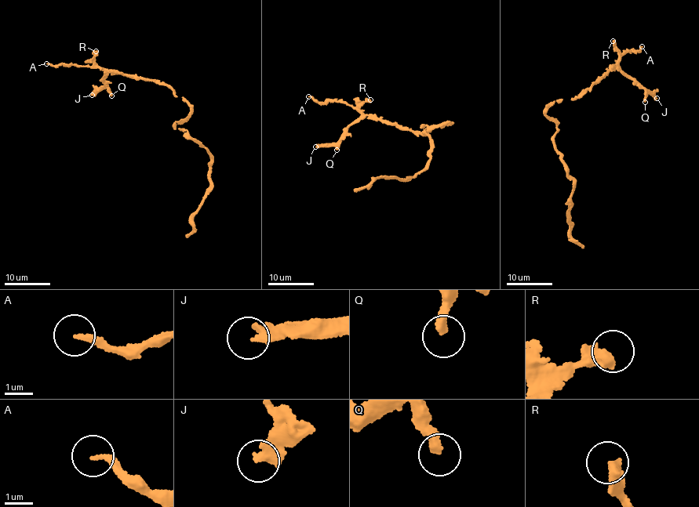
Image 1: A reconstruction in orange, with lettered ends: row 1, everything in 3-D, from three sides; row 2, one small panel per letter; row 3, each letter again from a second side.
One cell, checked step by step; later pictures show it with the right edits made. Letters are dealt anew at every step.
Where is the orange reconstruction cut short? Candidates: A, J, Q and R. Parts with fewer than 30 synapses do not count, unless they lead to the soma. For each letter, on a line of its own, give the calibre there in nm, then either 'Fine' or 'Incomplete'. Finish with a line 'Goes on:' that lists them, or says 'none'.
A: Thickness 170 nm. Fine
J: Thickness 320 nm. Incomplete
Q: Thickness 280 nm. Incomplete
R: Thickness 480 nm. Fine
Goes on: J, Q

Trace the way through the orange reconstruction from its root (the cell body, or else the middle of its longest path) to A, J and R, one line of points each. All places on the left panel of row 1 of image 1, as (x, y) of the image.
A: (191, 115), (185, 99), (173, 95), (172, 88), (167, 85), (95, 66), (46, 63)
J: (191, 115), (185, 99), (173, 95), (167, 85), (115, 72), (108, 71), (103, 79), (106, 82), (92, 95)
R: (191, 115), (185, 99), (173, 95), (172, 88), (167, 85), (102, 69), (96, 63), (96, 51)

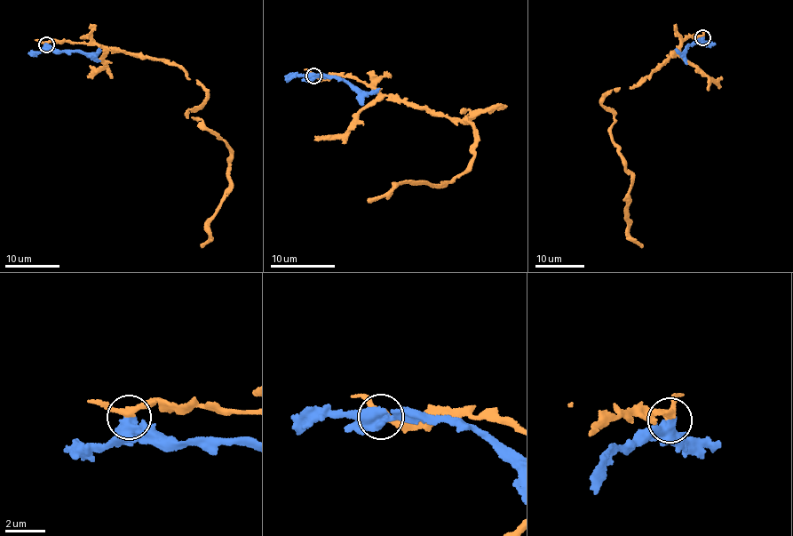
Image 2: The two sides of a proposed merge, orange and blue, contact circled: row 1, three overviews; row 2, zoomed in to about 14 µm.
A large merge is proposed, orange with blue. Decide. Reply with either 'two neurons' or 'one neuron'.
two neurons

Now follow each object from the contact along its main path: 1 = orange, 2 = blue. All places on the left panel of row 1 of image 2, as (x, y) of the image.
1: (45, 44), (99, 44), (180, 66), (202, 84), (204, 103), (188, 116), (231, 152), (230, 191), (202, 246)
2: (45, 44), (70, 53), (93, 54), (100, 49)

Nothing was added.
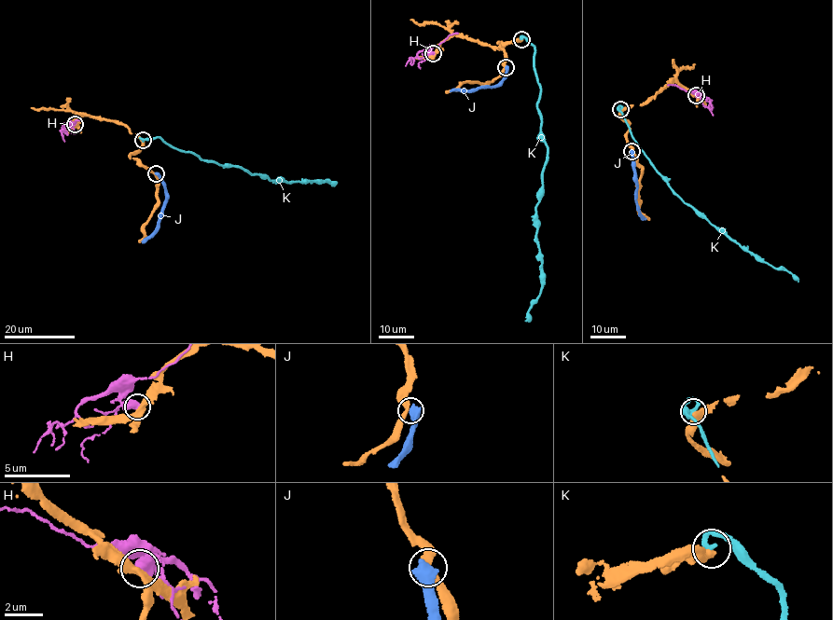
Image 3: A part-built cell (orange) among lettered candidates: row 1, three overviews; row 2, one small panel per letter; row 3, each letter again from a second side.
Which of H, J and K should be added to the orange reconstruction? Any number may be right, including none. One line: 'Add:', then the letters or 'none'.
Add: none

